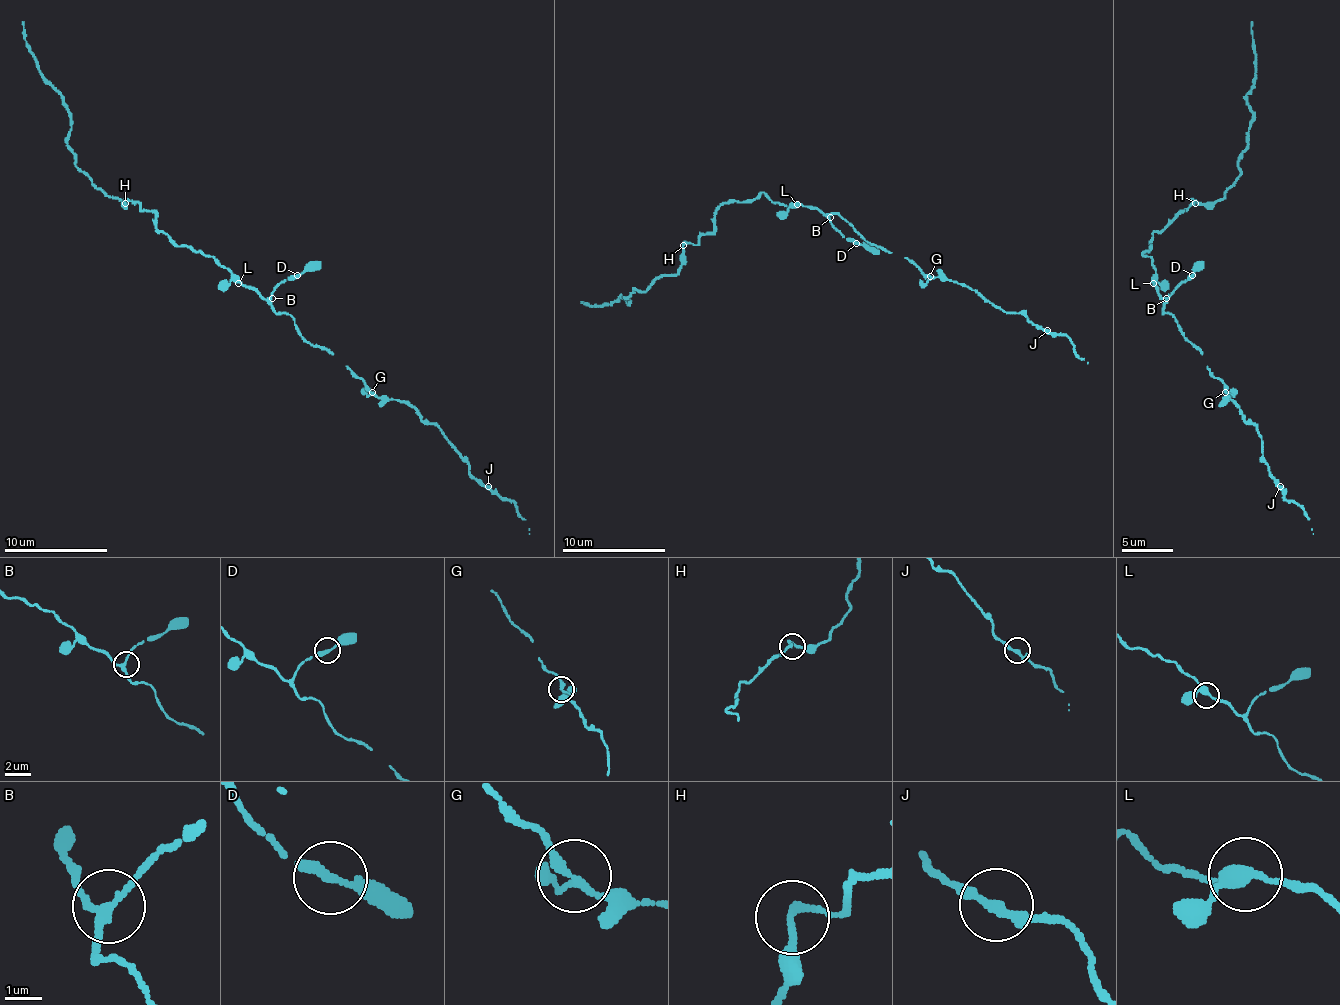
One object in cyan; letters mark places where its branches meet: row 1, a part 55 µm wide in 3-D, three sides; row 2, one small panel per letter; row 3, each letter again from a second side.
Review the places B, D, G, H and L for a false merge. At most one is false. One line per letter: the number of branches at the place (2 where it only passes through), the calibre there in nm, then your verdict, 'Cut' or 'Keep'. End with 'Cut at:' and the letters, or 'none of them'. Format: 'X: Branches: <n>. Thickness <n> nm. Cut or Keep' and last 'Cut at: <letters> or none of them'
B: Branches: 3. Thickness 180 nm. Keep
D: Branches: 2. Thickness 260 nm. Keep
G: Branches: 3. Thickness 200 nm. Keep
H: Branches: 2. Thickness 190 nm. Keep
L: Branches: 3. Thickness 280 nm. Keep
Cut at: none of them

